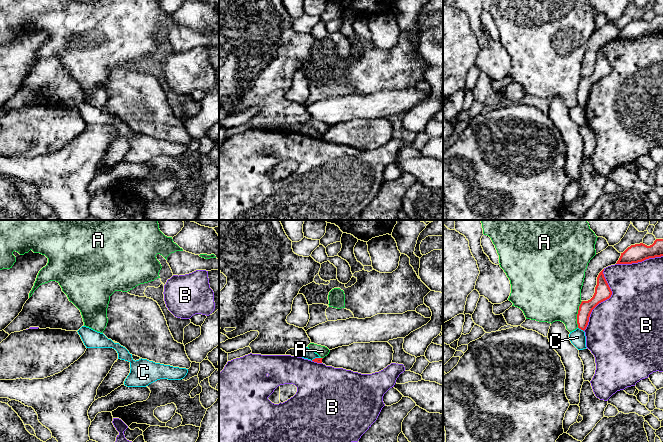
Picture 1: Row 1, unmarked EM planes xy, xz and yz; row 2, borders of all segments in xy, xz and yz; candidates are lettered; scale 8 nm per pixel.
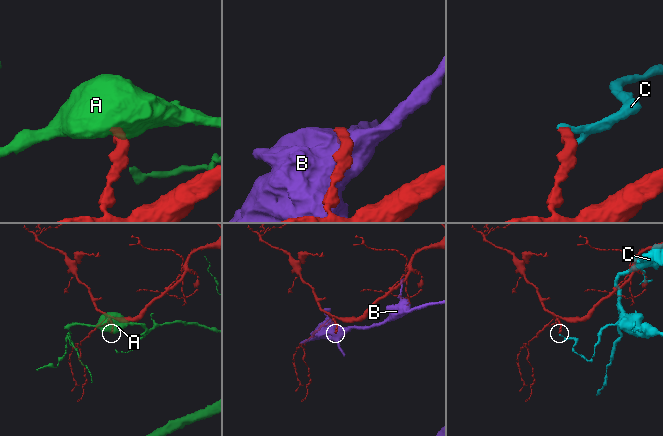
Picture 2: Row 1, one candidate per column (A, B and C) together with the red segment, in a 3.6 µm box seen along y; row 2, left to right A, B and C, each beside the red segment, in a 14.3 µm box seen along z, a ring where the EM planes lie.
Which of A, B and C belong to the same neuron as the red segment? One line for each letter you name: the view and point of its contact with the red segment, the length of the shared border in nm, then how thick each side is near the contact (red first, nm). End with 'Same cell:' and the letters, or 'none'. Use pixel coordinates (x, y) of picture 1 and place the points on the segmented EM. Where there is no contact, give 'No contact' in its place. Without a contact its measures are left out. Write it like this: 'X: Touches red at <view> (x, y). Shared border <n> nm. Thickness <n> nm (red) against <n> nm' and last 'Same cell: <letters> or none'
Same cell: none

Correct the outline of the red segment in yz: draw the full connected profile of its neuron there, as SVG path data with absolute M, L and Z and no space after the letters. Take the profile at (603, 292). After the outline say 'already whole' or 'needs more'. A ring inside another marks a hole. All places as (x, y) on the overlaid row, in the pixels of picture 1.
M604 269L599 273L597 277L597 285L595 287L595 293L593 297L588 301L582 301L578 314L577 314L577 324L578 328L581 330L585 330L588 322L589 317L592 310L601 302L609 299L612 295L612 291L604 277L603 274Z | already whole

